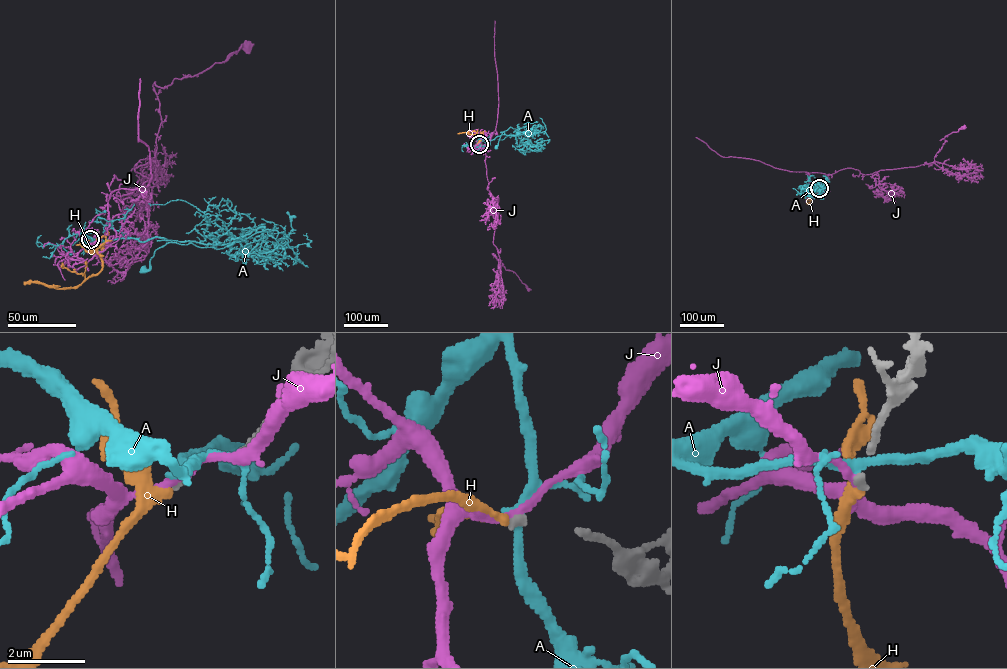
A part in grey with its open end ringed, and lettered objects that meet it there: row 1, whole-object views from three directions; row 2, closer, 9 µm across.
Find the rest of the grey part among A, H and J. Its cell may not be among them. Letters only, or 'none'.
H

